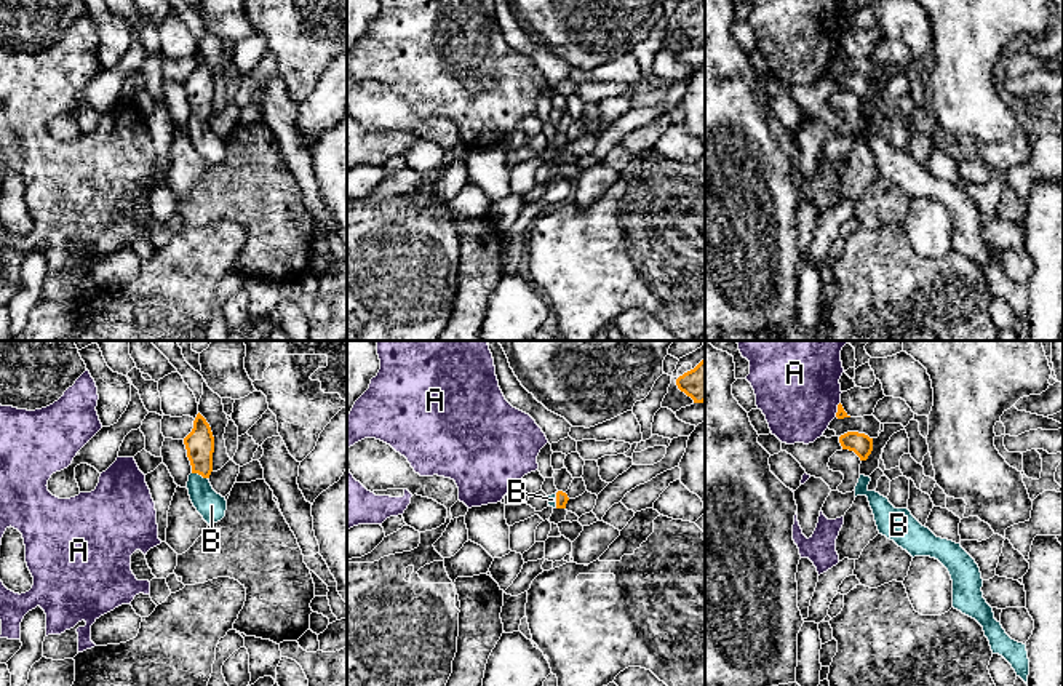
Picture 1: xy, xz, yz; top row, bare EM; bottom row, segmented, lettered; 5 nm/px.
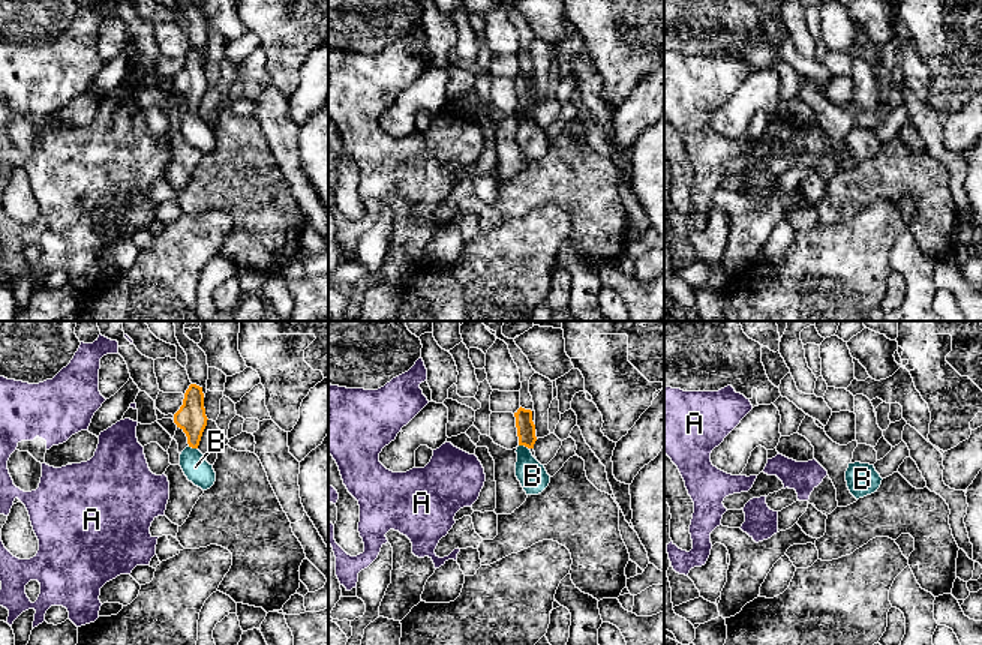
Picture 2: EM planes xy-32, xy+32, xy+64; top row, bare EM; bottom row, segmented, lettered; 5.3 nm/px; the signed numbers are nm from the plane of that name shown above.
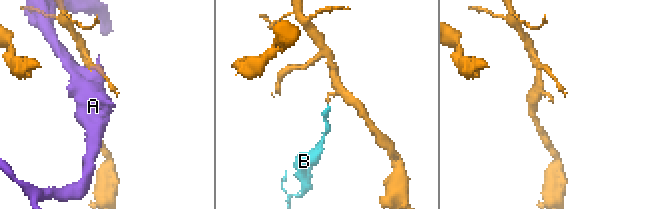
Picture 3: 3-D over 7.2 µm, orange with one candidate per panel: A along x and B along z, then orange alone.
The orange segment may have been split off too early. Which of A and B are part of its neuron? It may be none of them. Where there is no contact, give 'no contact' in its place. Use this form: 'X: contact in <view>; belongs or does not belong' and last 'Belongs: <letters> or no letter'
A: contact in yz; does not belong
B: contact in xy; belongs
Belongs: B

